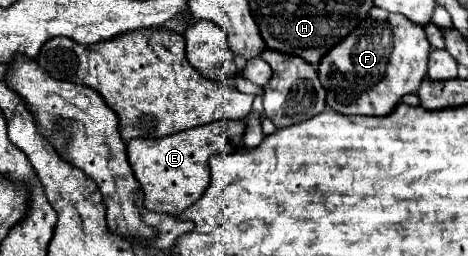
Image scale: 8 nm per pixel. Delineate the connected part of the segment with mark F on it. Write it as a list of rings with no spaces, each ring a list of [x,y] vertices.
[[[372,18],[364,20],[356,30],[350,32],[336,48],[332,48],[318,64],[318,76],[324,84],[328,96],[326,106],[340,114],[364,114],[364,116],[386,116],[394,110],[396,104],[400,104],[402,96],[416,94],[428,68],[428,54],[430,44],[426,40],[424,26],[410,22],[408,18],[402,18],[402,22],[392,28],[388,22],[374,22]]]

